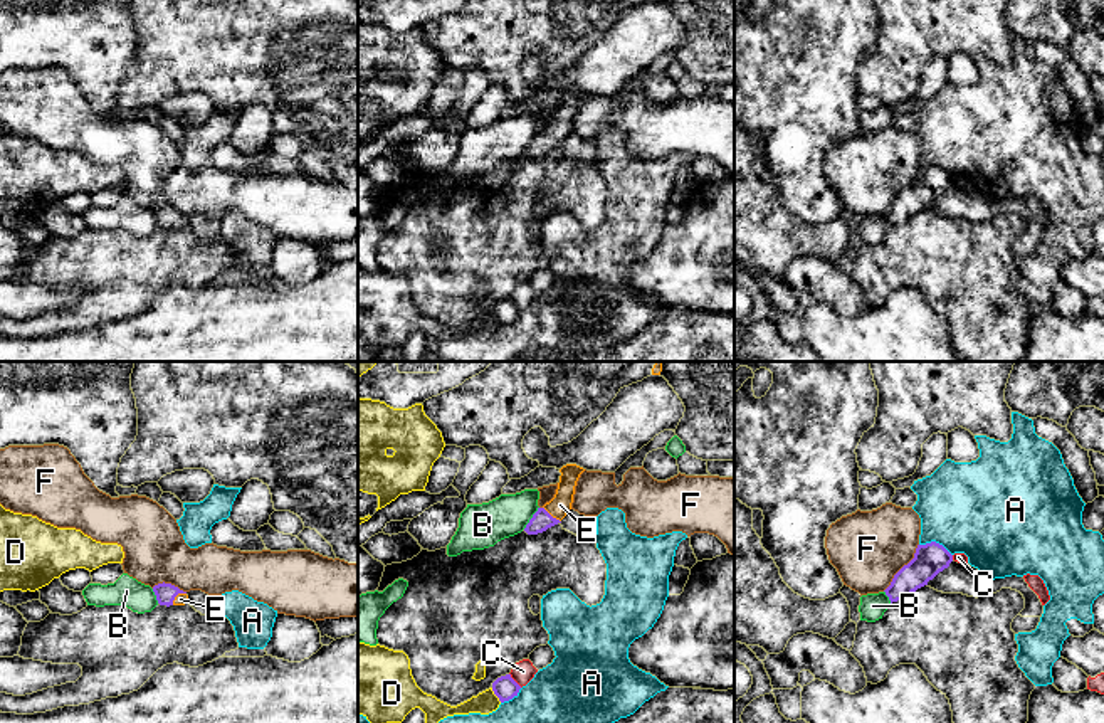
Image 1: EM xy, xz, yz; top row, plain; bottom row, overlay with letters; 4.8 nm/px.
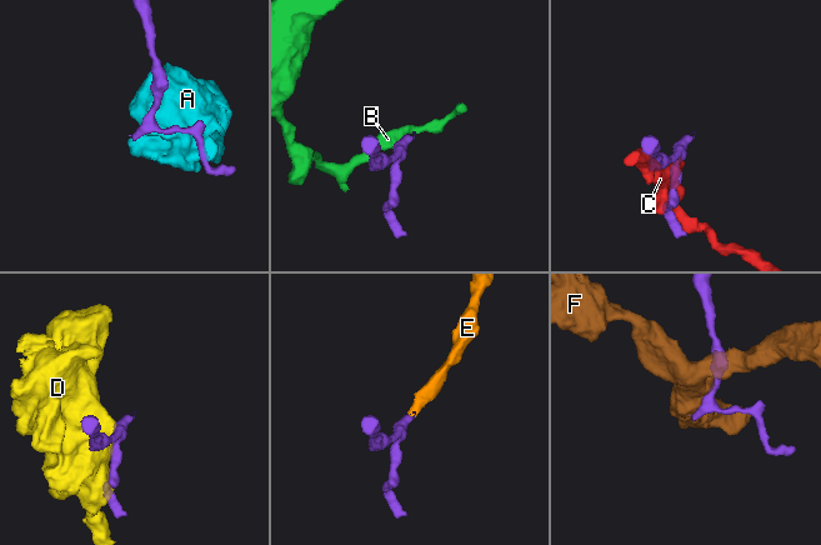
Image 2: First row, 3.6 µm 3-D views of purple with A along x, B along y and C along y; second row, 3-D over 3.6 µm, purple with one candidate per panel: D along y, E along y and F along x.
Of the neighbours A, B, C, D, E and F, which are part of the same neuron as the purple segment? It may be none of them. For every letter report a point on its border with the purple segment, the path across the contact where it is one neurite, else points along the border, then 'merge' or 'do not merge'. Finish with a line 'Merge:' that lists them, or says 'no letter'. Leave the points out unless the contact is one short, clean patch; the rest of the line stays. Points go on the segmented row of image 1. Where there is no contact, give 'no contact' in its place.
A: contact yz (935, 542); do not merge
B: contact xz (531, 518); border xz (538, 506), (523, 528); do not merge
C: contact xz (513, 680); do not merge
D: contact xz (494, 693); do not merge
E: contact xz (550, 515); way xz (541, 520), (550, 515), (560, 505); merge
F: contact yz (903, 567); do not merge
Merge: E

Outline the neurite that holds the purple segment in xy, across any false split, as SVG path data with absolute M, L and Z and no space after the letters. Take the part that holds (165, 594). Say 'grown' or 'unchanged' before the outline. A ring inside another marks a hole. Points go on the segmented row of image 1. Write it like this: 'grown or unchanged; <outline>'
grown; M158 583L153 587L156 600L160 605L185 605L190 604L187 592L180 590L171 583Z

